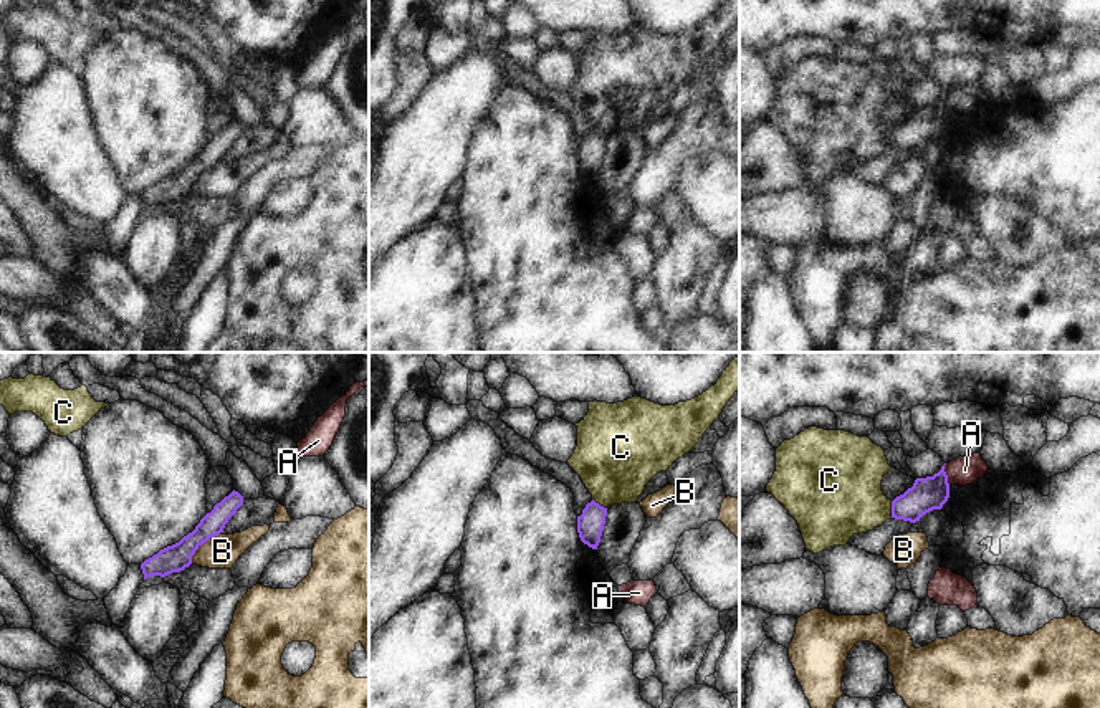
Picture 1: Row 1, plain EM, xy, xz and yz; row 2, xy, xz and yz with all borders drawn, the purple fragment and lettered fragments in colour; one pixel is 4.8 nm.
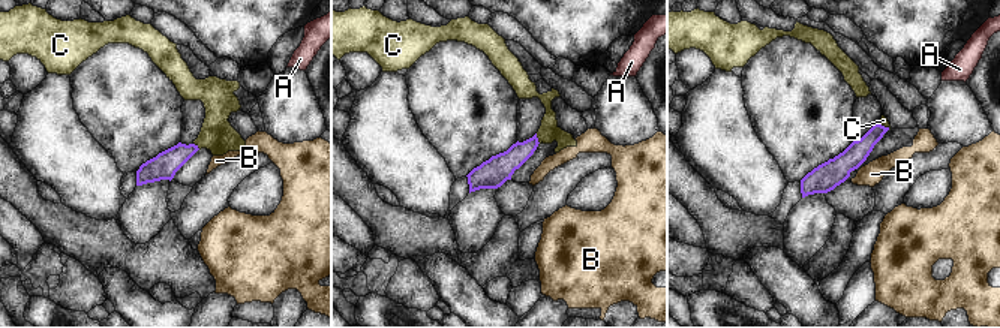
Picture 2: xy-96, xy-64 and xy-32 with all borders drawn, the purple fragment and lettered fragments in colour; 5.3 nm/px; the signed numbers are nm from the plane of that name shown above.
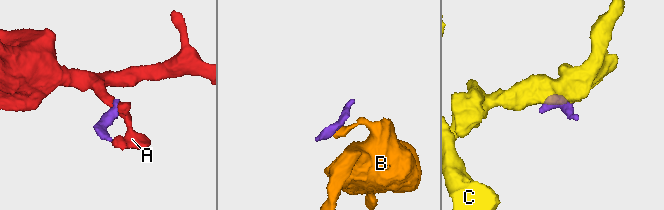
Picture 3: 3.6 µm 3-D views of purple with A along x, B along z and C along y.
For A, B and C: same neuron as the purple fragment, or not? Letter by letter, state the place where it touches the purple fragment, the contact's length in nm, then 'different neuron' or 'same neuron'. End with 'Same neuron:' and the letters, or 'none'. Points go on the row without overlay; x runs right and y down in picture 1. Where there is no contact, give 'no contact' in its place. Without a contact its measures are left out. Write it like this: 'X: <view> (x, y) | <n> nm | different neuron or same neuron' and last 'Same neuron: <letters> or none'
A: yz (945, 103) | 110 nm | different neuron
B: xy (202, 172) | 220 nm | different neuron
C: yz (892, 139) | 80 nm | different neuron
Same neuron: none

